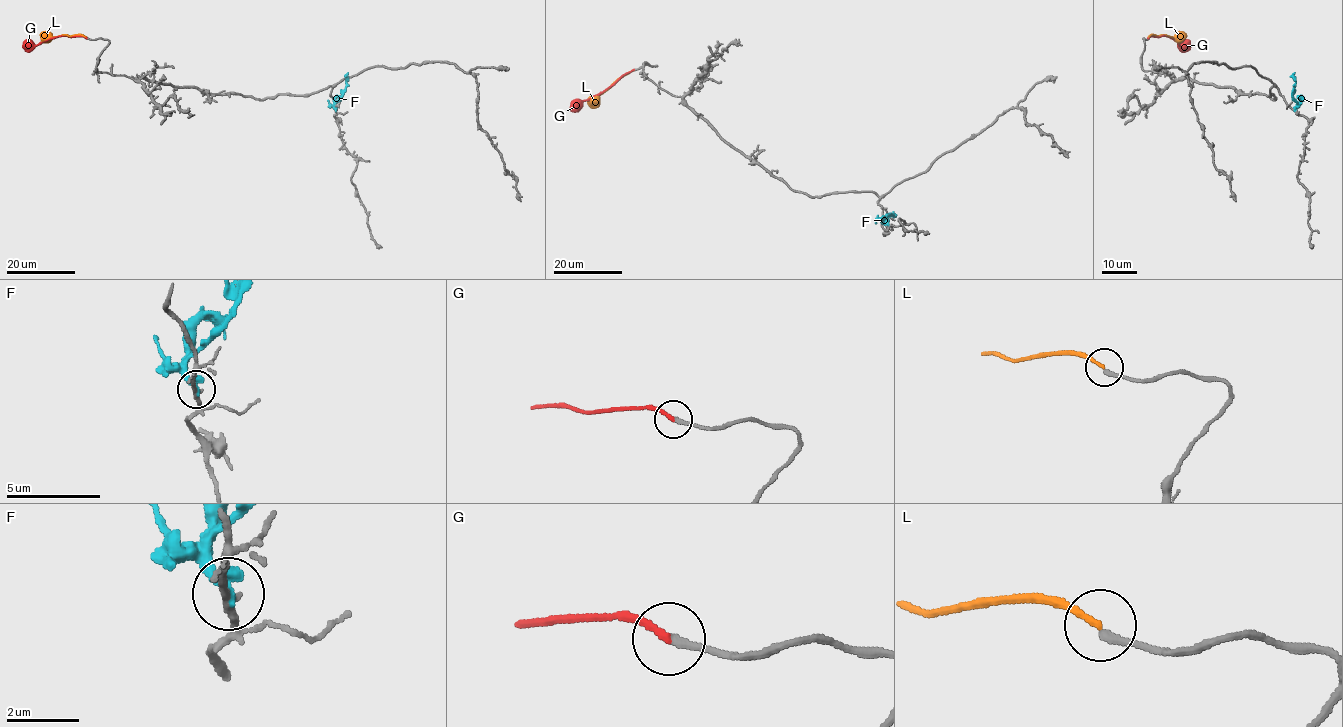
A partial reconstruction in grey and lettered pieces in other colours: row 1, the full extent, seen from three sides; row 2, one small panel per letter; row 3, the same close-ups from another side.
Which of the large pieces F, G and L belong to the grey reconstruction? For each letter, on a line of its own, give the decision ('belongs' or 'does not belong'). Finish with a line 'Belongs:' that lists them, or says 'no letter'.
F: does not belong
G: belongs
L: does not belong
Belongs: G

